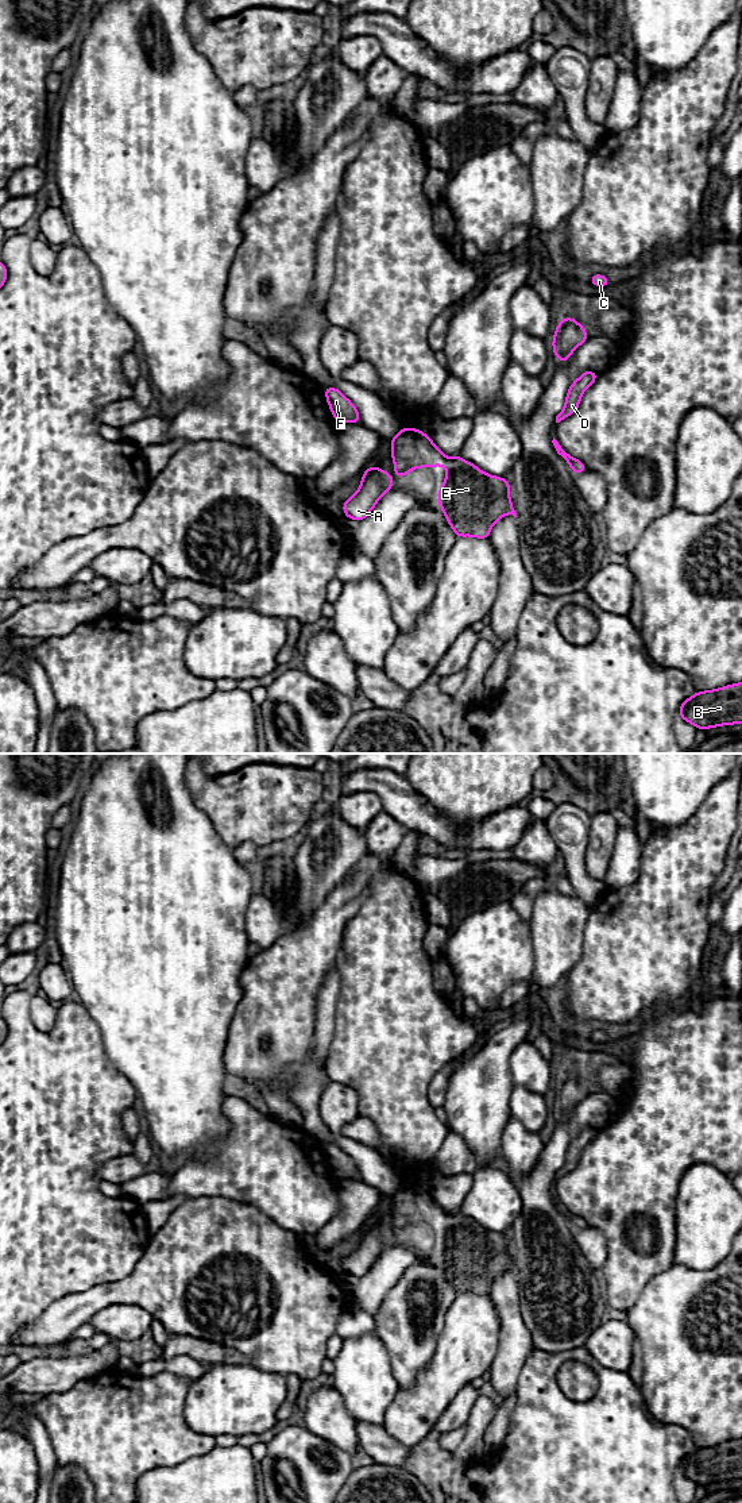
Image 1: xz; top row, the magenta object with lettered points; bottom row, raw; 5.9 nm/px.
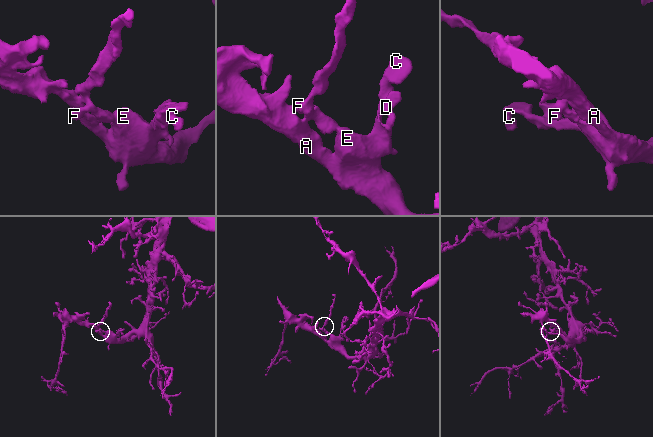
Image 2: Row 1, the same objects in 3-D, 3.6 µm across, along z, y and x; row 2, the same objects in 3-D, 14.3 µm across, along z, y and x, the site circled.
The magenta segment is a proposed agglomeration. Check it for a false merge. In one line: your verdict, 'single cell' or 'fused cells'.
single cell

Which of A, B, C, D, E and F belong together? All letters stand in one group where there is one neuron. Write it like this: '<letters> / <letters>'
A B C D E F

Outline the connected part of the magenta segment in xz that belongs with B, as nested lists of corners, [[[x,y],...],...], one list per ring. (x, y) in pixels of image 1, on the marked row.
[[[742,682],[696,691],[681,704],[677,717],[706,731],[720,725],[742,724]]]

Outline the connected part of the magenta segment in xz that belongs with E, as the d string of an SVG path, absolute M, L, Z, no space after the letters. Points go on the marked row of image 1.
M403 427L391 440L391 458L399 478L417 467L444 465L447 475L437 501L457 539L488 539L492 525L515 510L509 478L483 473L461 456L445 456L432 439L417 428Z

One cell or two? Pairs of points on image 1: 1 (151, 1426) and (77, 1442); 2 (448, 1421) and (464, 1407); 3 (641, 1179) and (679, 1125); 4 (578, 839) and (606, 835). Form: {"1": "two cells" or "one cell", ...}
{"1": "one cell", "2": "one cell", "3": "one cell", "4": "two cells"}

